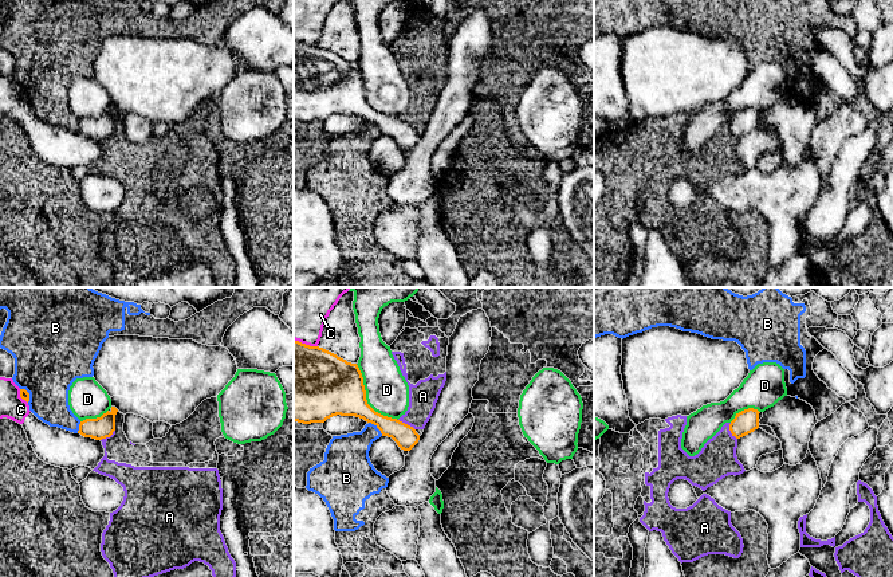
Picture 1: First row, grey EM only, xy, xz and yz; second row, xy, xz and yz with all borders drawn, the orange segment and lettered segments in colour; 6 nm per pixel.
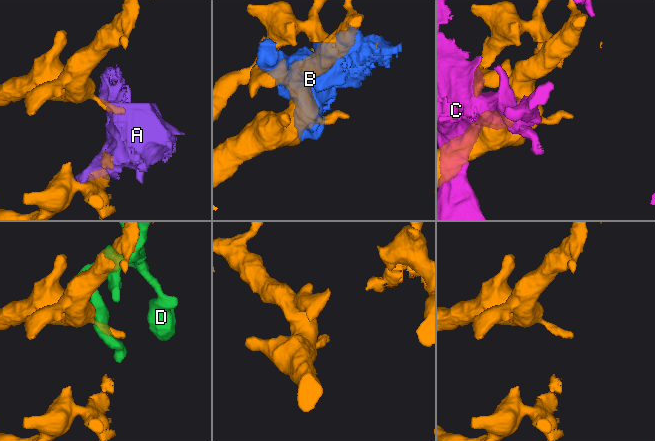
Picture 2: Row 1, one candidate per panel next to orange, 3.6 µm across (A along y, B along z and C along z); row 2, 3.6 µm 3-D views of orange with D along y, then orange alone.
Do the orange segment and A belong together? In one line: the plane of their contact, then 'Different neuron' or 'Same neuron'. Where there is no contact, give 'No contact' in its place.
Touches orange in yz. Different neuron

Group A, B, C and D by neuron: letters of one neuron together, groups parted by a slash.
A / B / C / D

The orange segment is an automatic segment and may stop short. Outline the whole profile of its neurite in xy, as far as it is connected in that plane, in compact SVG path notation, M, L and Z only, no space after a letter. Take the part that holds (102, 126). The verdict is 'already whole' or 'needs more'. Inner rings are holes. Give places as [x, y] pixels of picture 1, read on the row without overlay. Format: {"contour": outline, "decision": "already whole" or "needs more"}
{"contour": "M111 106L111 110L107 110L101 117L86 118L80 121L78 133L80 133L84 137L91 137L95 140L110 137L115 130L117 111L118 109L115 106Z", "decision": "already whole"}

